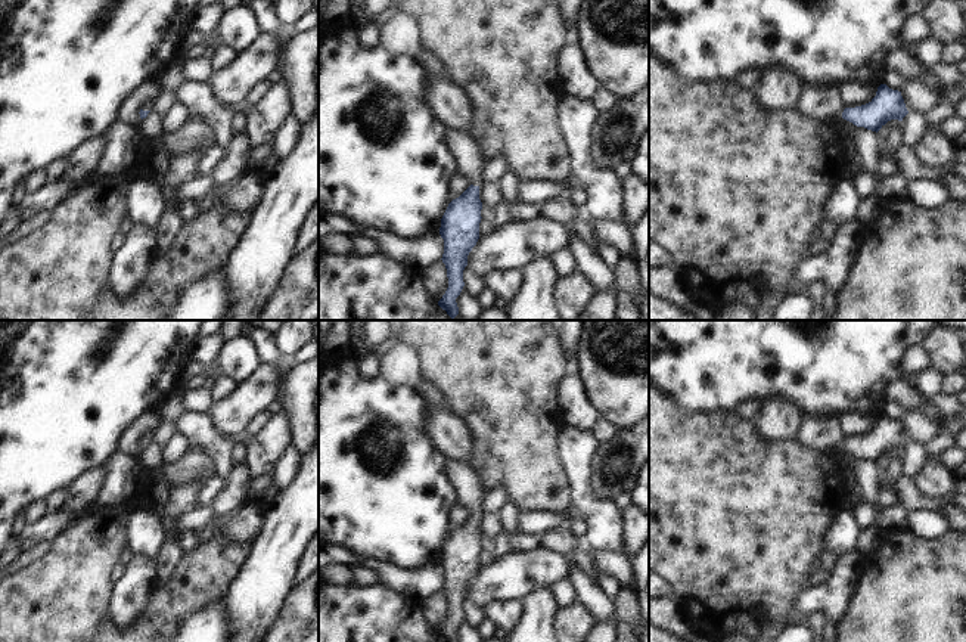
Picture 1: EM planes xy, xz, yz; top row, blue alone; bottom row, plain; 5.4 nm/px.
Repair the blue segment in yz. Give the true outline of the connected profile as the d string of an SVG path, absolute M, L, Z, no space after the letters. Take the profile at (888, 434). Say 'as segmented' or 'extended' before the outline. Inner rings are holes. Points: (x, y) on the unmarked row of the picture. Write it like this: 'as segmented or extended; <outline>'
extended; M805 415L796 435L798 441L814 450L833 453L838 446L857 458L879 462L888 452L908 444L901 422L886 415L878 418L876 427L866 435L845 438L841 431L841 418L826 415Z

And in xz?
extended; M447 459L447 477L456 490L459 505L470 512L470 517L448 534L439 558L439 565L444 570L441 590L447 599L448 618L438 636L445 642L459 642L456 629L465 617L463 601L468 596L469 583L479 570L482 549L479 517L482 515L485 489L469 465L454 459Z

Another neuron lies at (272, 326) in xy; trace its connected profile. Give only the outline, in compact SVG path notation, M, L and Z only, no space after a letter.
M246 320L248 329L265 329L271 334L274 334L283 320Z

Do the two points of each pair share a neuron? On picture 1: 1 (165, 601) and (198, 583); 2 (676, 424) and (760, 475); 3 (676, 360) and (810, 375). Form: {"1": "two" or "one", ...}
{"1": "one", "2": "one", "3": "one"}

